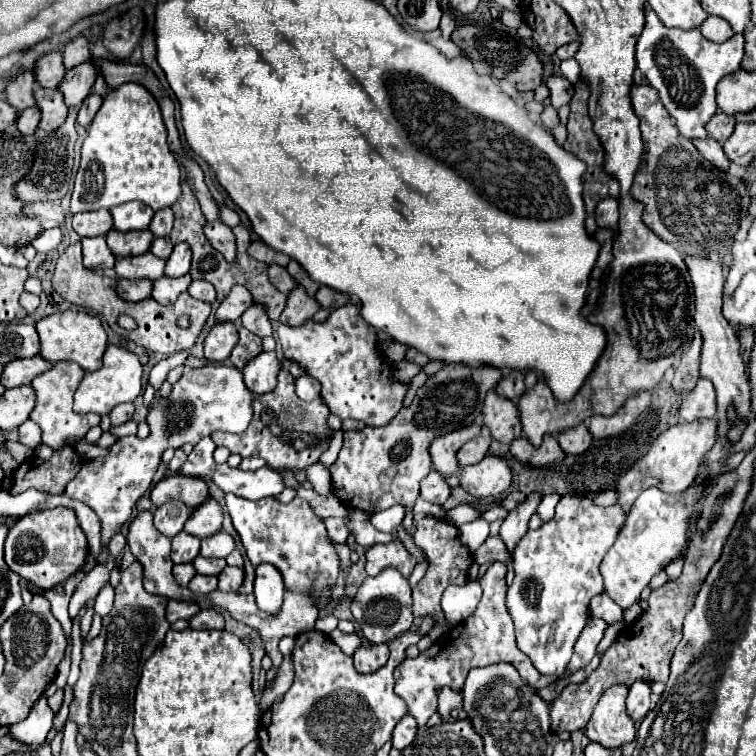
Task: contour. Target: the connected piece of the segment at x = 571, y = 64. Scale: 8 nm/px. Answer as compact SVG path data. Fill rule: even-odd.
M574 58L562 61L560 70L562 75L572 84L577 83L580 78L580 67Z

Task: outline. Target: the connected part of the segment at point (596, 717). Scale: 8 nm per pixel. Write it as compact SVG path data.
M612 685L604 691L598 701L590 723L586 725L586 735L590 741L596 741L604 747L616 749L622 743L634 741L634 721L626 713L628 687Z

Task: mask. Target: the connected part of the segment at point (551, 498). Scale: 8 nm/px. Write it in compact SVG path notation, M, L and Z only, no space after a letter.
M558 493L544 495L544 499L542 499L542 503L538 505L536 513L530 517L528 529L538 529L542 523L546 523L548 519L552 519L552 517L554 517L554 507L556 507L558 501L560 501L560 495L558 495Z

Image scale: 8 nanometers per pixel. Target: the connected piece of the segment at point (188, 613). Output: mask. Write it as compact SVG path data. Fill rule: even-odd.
M168 601L168 609L166 609L166 619L170 623L178 621L178 619L190 619L200 611L200 607L192 601Z

